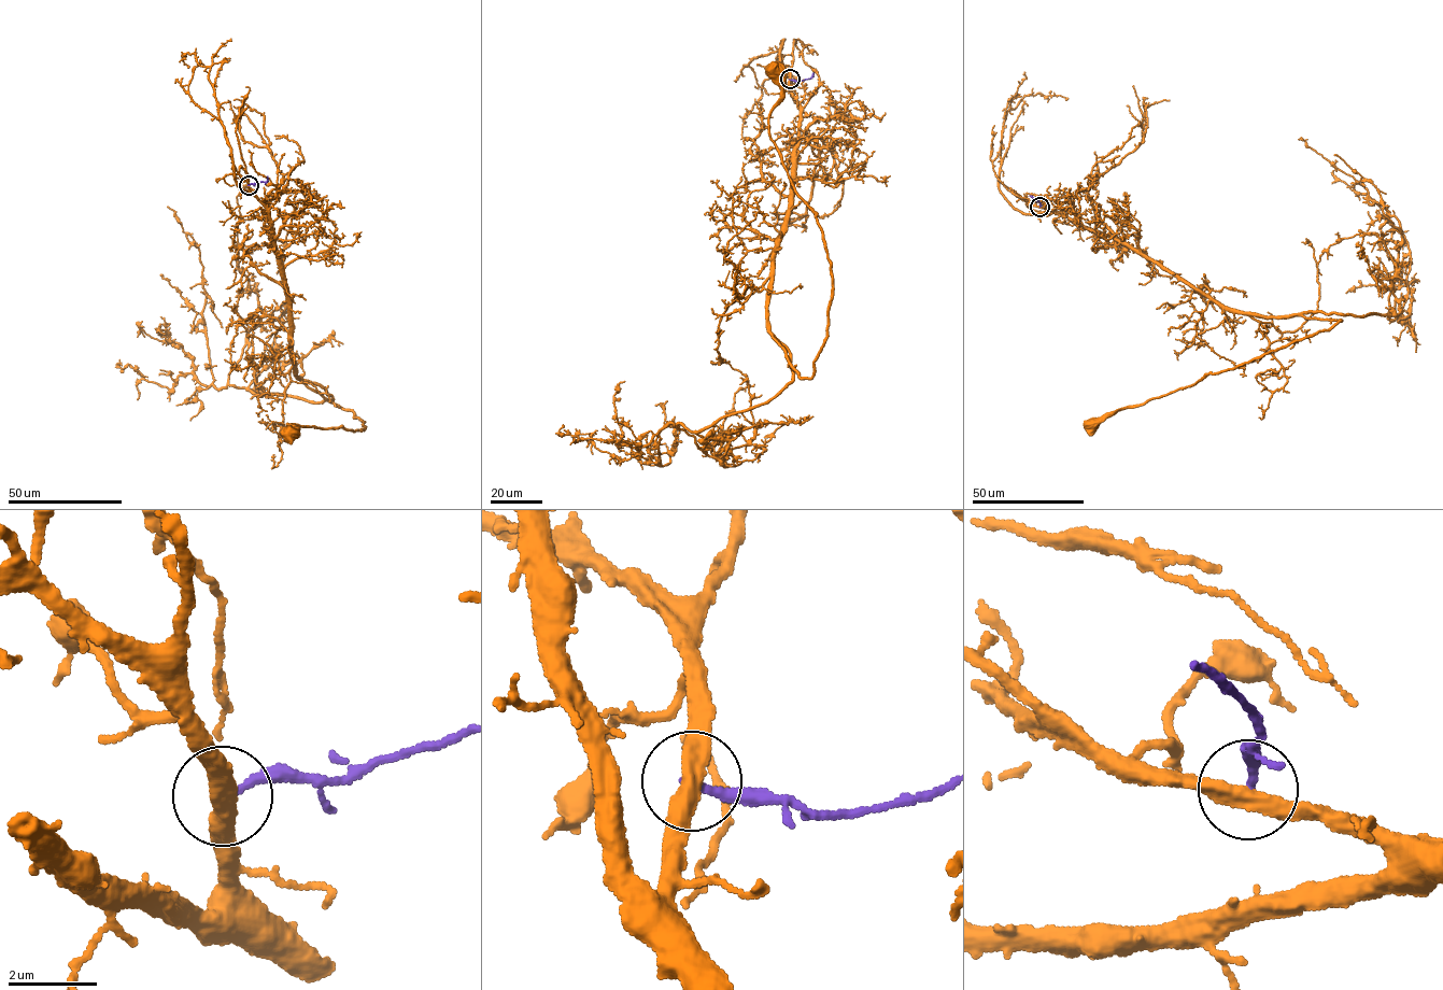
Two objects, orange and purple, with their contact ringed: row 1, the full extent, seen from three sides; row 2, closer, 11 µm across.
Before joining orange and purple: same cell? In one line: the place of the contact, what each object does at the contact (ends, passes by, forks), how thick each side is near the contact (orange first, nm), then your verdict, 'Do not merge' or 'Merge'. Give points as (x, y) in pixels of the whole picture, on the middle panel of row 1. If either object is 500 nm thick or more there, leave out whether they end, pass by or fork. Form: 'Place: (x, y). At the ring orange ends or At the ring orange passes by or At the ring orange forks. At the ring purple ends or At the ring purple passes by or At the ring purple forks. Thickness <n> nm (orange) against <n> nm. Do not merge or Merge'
Place: (790, 79). At the ring orange passes by. At the ring purple ends. Thickness 420 nm (orange) against 190 nm. Do not merge

